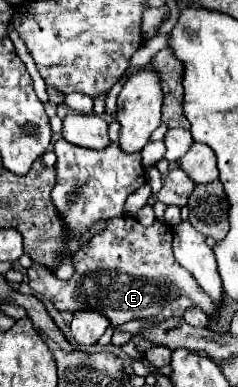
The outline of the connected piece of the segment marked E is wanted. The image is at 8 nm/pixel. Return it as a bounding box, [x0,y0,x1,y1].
[27,216,215,326]

